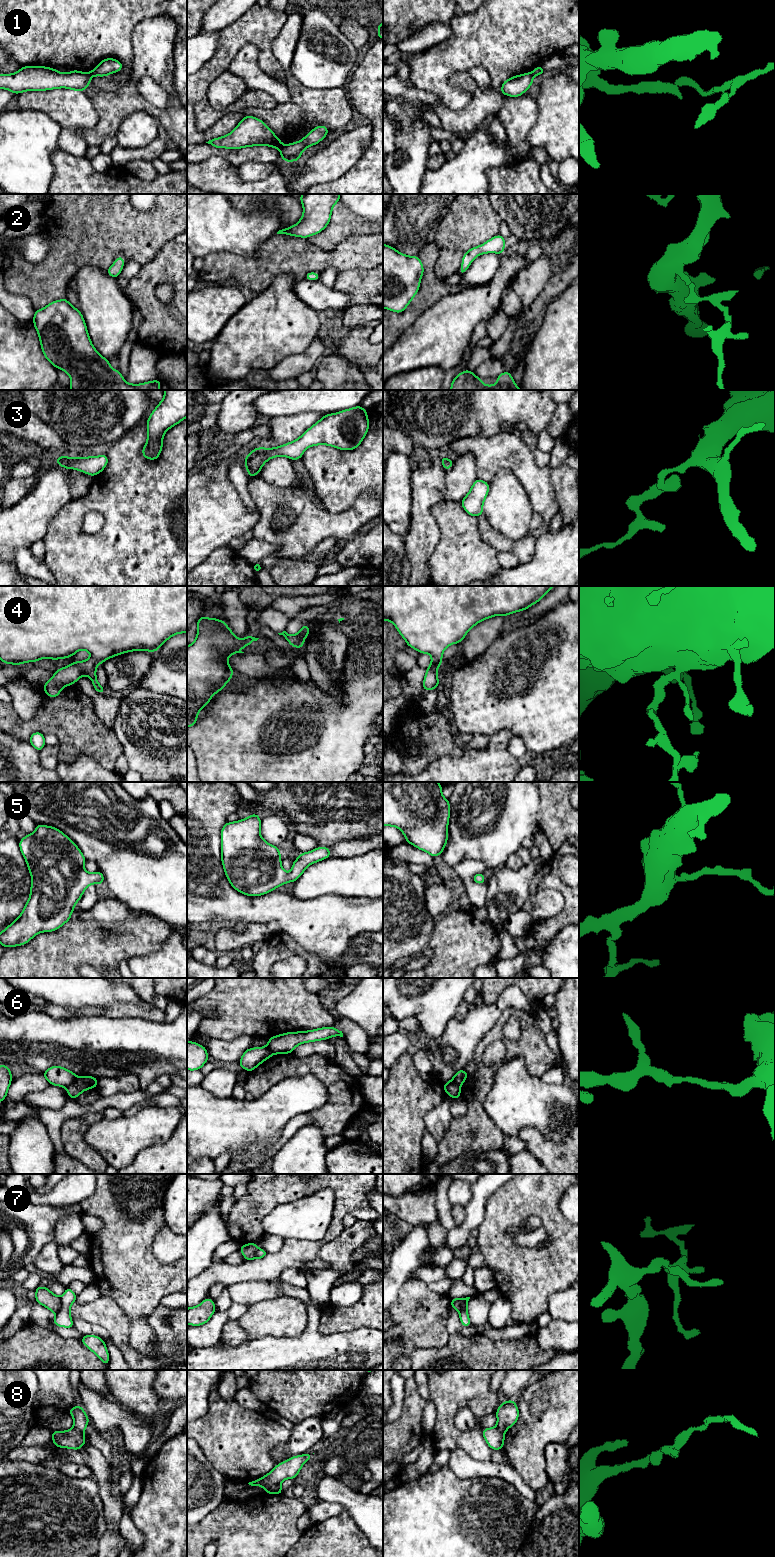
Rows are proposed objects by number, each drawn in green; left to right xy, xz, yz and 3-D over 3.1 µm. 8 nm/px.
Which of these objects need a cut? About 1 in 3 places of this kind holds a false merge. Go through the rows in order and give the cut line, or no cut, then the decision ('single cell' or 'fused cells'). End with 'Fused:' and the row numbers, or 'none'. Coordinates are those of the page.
1: cut xz (282, 145), (279, 149); fused cells
2: cut none; single cell
3: cut none; single cell
4: cut none; single cell
5: cut none; single cell
6: cut xy (78, 1077), (67, 1088); fused cells
7: cut xy (61, 1298), (61, 1306), (56, 1313); fused cells
8: cut xz (279, 1483), (265, 1491); fused cells
Fused: 1, 6, 7, 8

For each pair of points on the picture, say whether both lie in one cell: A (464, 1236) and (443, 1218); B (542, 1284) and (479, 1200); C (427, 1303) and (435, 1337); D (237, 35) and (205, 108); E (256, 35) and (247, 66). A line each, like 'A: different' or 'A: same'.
A: different
B: different
C: same
D: same
E: different

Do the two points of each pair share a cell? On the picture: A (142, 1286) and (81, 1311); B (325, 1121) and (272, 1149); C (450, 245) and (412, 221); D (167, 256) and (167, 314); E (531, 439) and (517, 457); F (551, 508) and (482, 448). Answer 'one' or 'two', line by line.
A: two
B: two
C: two
D: one
E: two
F: one

